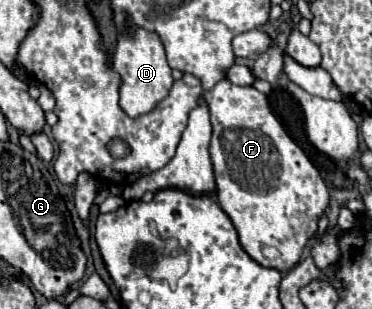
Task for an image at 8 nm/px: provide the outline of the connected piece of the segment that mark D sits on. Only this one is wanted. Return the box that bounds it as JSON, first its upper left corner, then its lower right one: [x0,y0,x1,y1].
[113,29,173,117]

